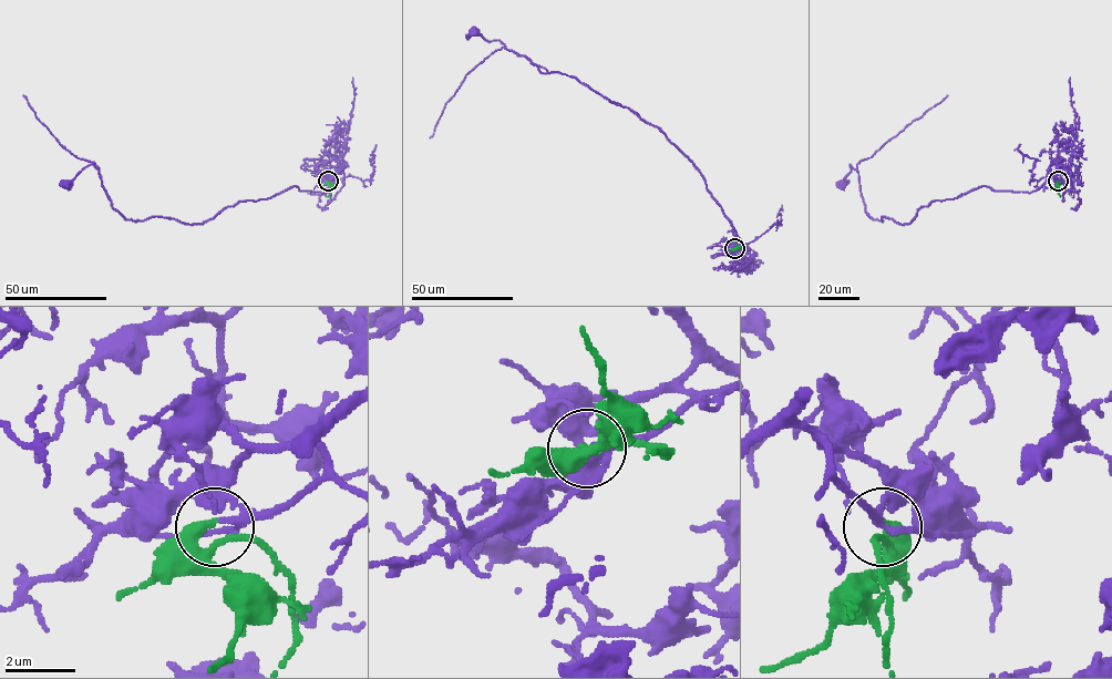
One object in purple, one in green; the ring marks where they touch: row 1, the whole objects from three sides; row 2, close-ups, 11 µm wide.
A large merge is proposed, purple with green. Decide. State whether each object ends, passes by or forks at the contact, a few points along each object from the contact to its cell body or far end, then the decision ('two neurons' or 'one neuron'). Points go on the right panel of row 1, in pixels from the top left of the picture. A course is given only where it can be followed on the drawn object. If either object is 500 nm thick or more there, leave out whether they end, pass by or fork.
purple forks; green ends; course purple (1057, 181), (1050, 175), (1029, 192), (978, 186), (933, 201), (899, 224), (865, 212), (850, 164), (843, 183); course green (1058, 182), (1061, 196); one neuron

